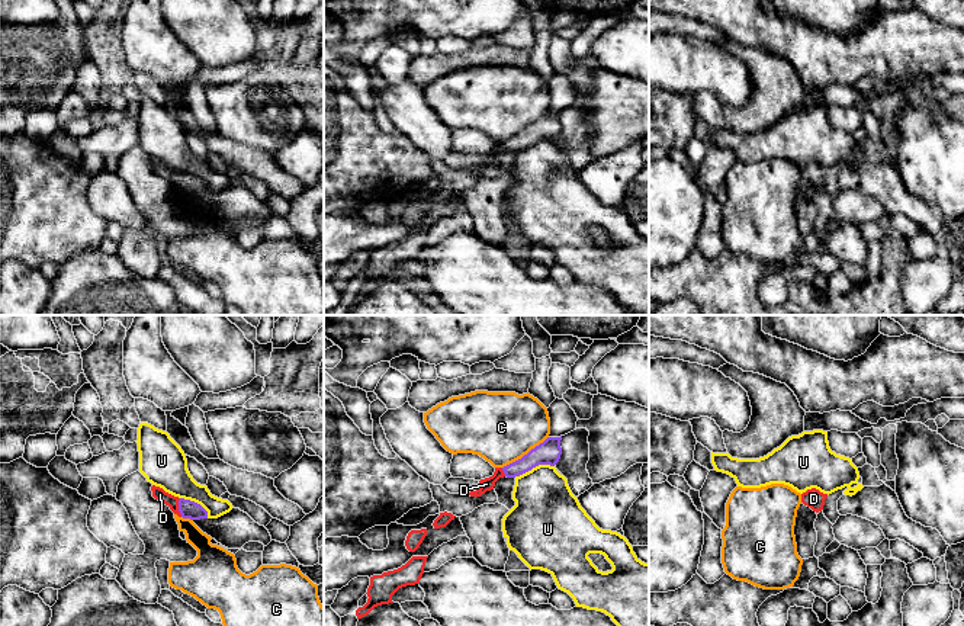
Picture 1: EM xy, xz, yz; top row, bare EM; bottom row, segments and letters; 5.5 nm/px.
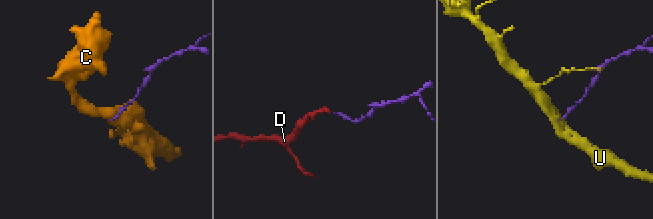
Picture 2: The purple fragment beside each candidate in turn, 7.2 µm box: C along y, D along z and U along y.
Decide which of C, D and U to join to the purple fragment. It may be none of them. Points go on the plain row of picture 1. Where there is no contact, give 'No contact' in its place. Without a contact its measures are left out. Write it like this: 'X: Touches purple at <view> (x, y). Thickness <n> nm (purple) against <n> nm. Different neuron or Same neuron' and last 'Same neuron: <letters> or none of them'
C: Touches purple at xz (524, 129). Thickness 130 nm (purple) against 400 nm. Different neuron
D: Touches purple at xy (179, 182). Thickness 100 nm (purple) against 70 nm. Same neuron
U: Touches purple at xz (533, 141). Thickness 130 nm (purple) against 340 nm. Different neuron
Same neuron: D

